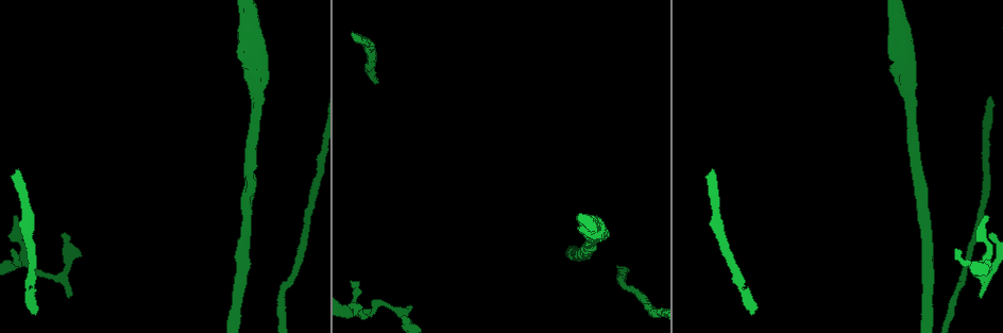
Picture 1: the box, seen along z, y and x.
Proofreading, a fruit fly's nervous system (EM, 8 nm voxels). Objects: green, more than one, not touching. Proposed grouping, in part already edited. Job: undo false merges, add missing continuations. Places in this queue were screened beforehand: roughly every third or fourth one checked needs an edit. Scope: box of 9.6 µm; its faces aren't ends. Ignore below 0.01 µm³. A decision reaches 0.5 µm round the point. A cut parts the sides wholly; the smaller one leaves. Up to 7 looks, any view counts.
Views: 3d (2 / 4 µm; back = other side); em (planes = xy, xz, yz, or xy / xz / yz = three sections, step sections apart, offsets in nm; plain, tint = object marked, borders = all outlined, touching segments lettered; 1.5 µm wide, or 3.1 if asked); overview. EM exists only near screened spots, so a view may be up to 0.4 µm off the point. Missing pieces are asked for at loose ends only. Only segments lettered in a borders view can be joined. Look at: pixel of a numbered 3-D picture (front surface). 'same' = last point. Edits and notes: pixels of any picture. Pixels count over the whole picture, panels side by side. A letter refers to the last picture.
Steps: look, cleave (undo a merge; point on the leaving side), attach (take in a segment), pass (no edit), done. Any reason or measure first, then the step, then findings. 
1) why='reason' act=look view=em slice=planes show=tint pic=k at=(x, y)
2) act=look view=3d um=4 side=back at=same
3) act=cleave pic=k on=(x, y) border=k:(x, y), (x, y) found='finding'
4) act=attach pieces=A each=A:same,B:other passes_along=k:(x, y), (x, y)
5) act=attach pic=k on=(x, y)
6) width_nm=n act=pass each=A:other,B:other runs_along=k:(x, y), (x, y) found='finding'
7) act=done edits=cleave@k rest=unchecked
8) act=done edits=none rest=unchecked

why='an open end' act=look view=em slice=planes show=borders pic=1 at=(355, 315)

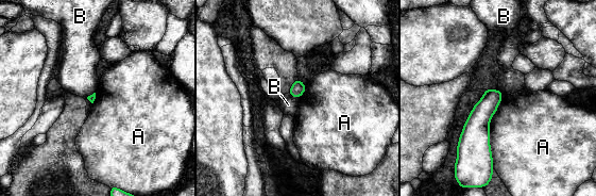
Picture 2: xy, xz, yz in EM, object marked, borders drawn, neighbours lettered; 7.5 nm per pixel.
act=pass each=A:other,B:other border=2:(503, 94), (490, 121), (492, 167) found='no lettered segment goes on from it'

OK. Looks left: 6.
why='an open end' act=look view=em slice=planes show=borders pic=1 at=(408, 307)

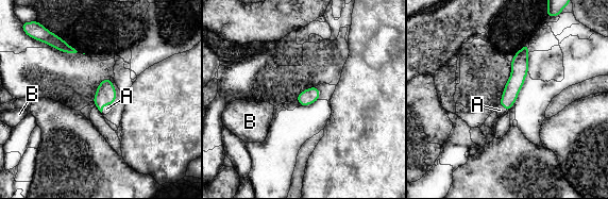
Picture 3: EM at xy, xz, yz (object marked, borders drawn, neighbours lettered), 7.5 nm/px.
act=attach pic=3 on=(106, 109) each=A:same,B:other passes_along=3:(105, 94), (103, 105), (106, 109) found='it goes on there'

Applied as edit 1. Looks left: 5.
why='end of a long branch' act=look view=em slice=planes show=borders pic=1 at=(37, 310)

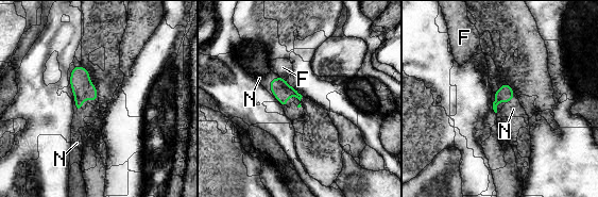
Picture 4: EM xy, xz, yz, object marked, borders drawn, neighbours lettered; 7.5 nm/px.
act=attach pic=4 on=(265, 80) each=F:other,N:same passes_along=4:(282, 91), (273, 93), (265, 80) found='the cell continues'

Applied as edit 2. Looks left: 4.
act=done edits=attach@3,attach@4 rest=unchecked

